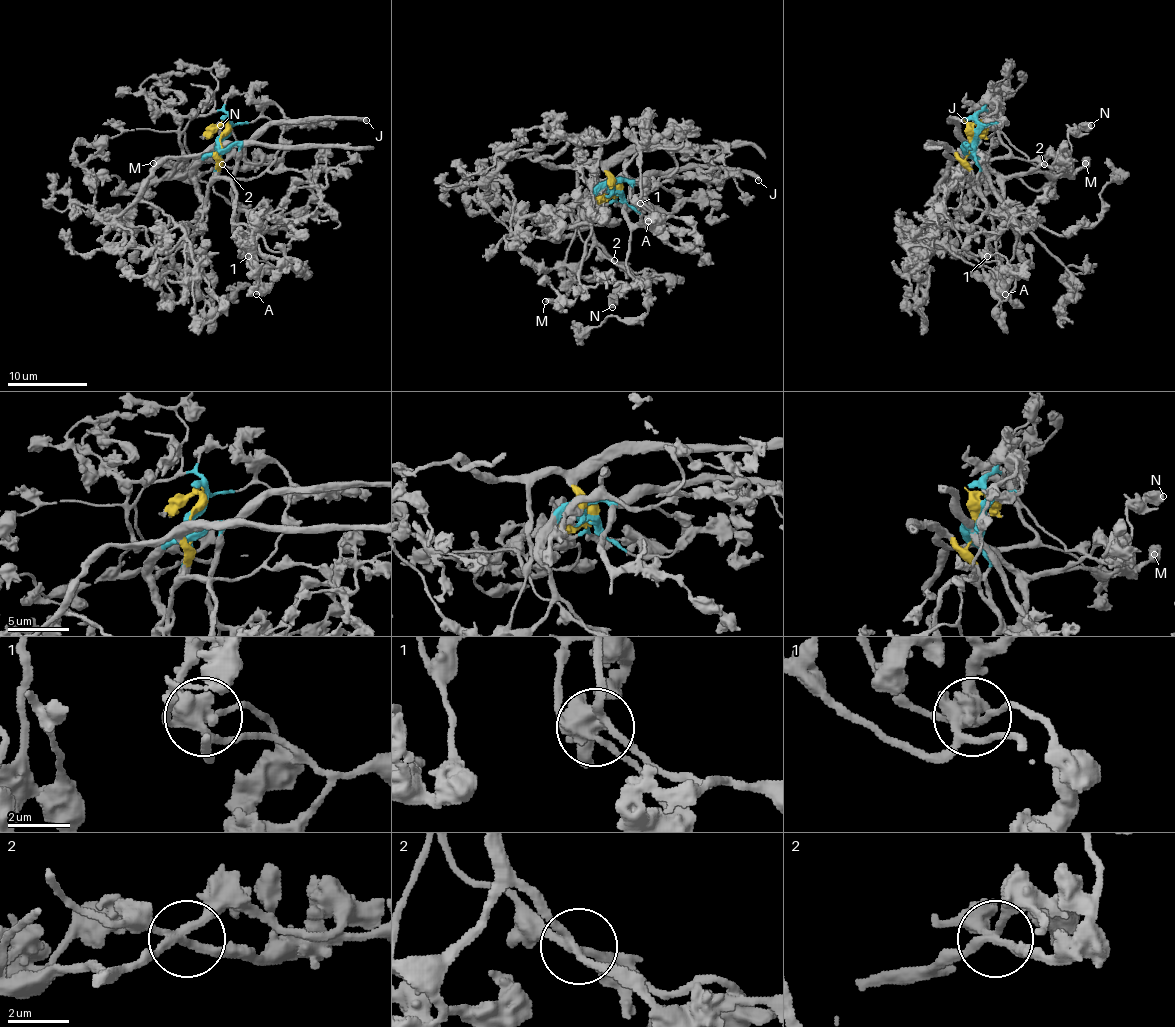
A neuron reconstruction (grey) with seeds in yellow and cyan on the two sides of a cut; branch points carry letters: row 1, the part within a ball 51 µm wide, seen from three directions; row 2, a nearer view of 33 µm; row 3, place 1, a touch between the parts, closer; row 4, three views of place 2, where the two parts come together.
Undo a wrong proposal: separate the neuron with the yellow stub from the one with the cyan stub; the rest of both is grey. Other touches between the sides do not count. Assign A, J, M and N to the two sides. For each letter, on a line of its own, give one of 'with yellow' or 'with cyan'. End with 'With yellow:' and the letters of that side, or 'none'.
A: with cyan
J: with cyan
M: with cyan
N: with cyan
With yellow: none

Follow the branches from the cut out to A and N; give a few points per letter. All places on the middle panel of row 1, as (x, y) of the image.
A: (616, 189), (614, 181), (630, 185), (624, 215), (638, 222), (640, 209), (634, 203), (671, 217), (647, 221)
N: (616, 189), (606, 185), (588, 207), (590, 236), (638, 280), (636, 286), (624, 284), (614, 296), (612, 308)

